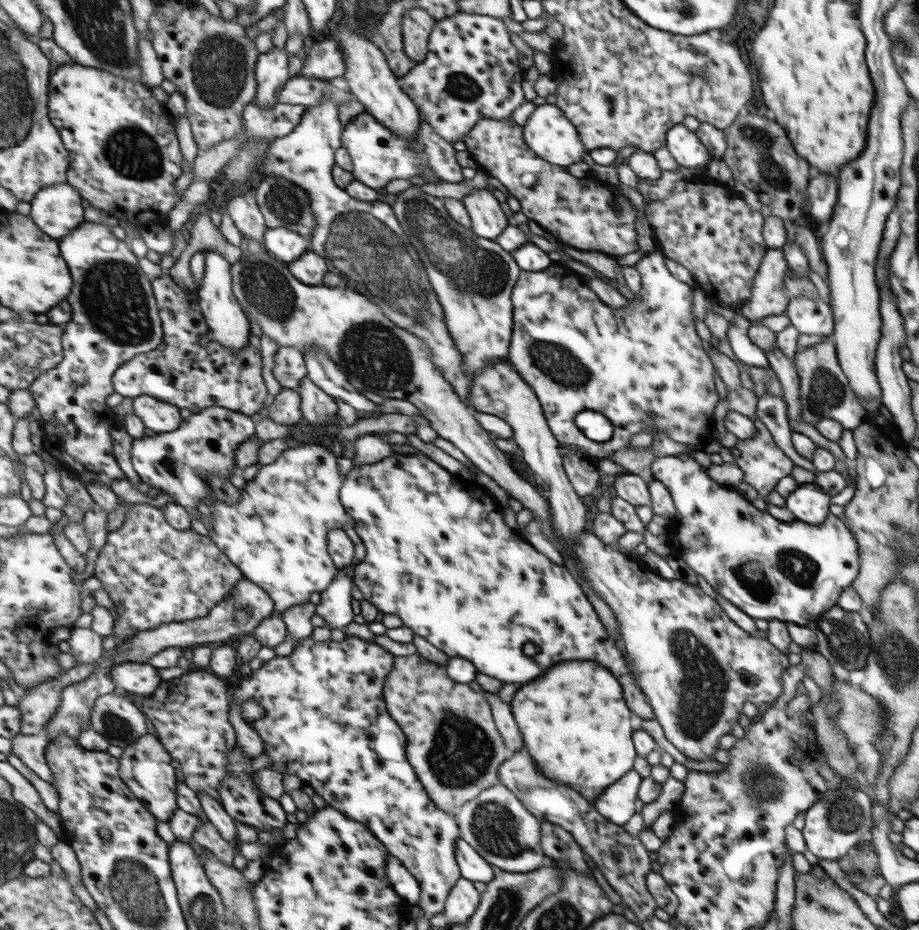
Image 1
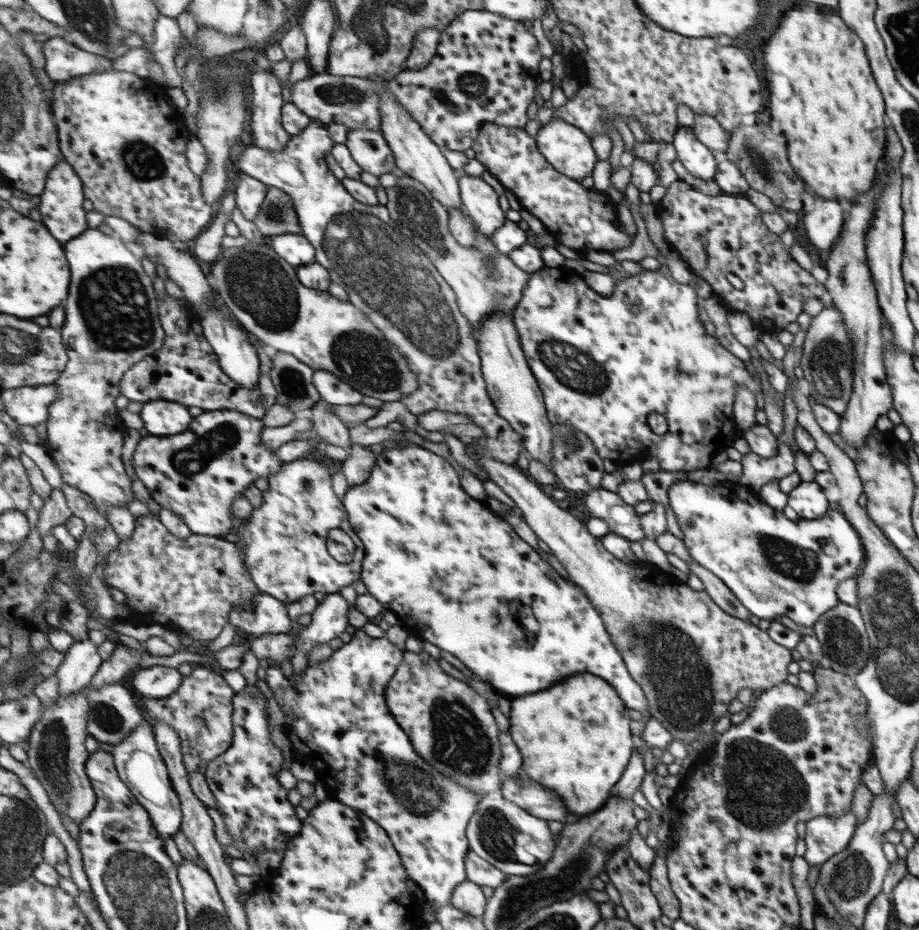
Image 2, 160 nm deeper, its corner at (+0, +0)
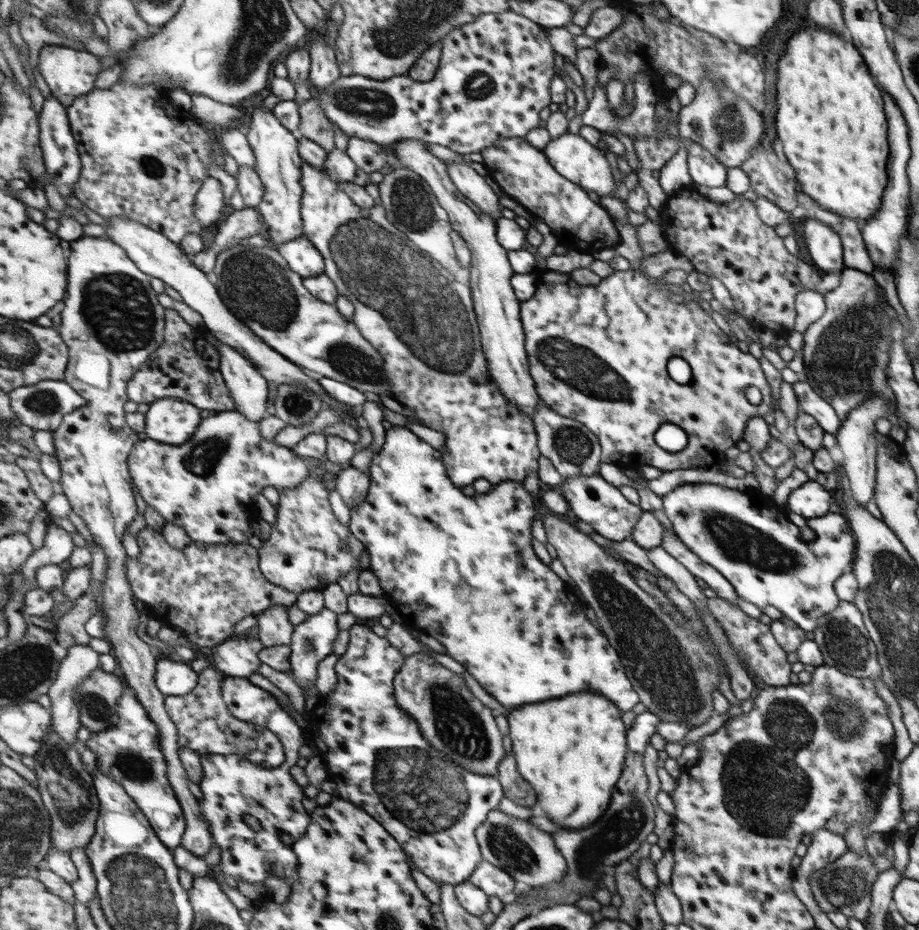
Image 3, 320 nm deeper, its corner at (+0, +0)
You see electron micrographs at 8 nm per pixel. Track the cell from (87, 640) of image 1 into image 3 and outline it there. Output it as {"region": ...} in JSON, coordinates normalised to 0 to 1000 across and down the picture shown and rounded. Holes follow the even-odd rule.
{"region":[[[84,692],[79,697],[75,697],[72,706],[69,709],[67,715],[63,720],[63,728],[55,737],[52,747],[57,753],[57,781],[64,786],[73,798],[84,798],[84,787],[88,783],[88,768],[86,761],[82,760],[81,744],[88,738],[91,729],[95,729],[102,720],[108,719],[108,703],[101,696],[91,692]]]}

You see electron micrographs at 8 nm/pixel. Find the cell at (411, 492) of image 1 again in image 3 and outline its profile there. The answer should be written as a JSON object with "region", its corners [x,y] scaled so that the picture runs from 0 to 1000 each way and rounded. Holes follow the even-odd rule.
{"region":[[[429,458],[420,465],[419,475],[413,486],[406,490],[402,505],[404,520],[399,535],[393,544],[383,547],[380,567],[383,569],[383,573],[398,587],[402,596],[400,613],[412,620],[419,642],[428,652],[430,661],[444,662],[447,667],[445,671],[449,671],[449,676],[473,686],[483,695],[486,703],[498,711],[520,732],[522,738],[553,765],[560,763],[569,757],[582,757],[582,755],[626,746],[626,744],[632,744],[632,740],[652,744],[654,748],[662,749],[671,761],[680,765],[687,763],[695,755],[693,745],[689,742],[677,714],[671,712],[671,701],[665,697],[662,688],[647,677],[647,673],[643,673],[639,669],[639,665],[634,660],[637,649],[632,645],[626,645],[624,637],[615,630],[615,626],[595,606],[591,606],[589,600],[584,598],[584,594],[580,591],[580,561],[588,557],[588,544],[583,539],[583,533],[573,529],[568,519],[548,517],[535,522],[534,527],[530,530],[507,533],[502,529],[502,524],[493,520],[487,511],[481,486],[439,458]]]}

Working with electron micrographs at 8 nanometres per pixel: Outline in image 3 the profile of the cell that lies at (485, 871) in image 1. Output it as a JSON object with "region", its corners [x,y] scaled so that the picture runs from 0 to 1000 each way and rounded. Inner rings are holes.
{"region":[[[529,925],[519,932],[511,947],[524,955],[530,962],[542,965],[545,969],[566,953],[556,940]]]}

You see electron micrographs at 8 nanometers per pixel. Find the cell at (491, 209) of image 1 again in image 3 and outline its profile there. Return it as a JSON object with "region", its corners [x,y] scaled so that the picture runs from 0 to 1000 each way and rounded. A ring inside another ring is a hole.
{"region":[[[498,174],[489,175],[487,184],[497,202],[509,211],[517,224],[529,231],[538,232],[540,237],[546,233],[543,210],[536,206],[536,202],[520,183],[511,176]]]}

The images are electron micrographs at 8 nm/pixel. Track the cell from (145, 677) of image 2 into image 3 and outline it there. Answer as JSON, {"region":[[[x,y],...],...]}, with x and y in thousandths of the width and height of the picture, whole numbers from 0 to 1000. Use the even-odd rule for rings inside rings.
{"region":[[[174,708],[171,713],[170,734],[181,748],[206,746],[217,733],[217,724],[206,712]]]}

